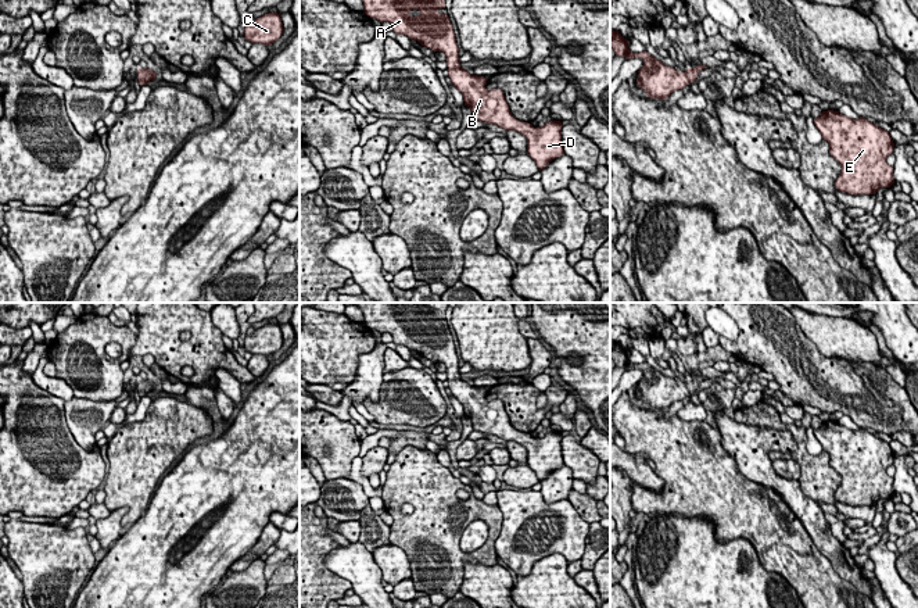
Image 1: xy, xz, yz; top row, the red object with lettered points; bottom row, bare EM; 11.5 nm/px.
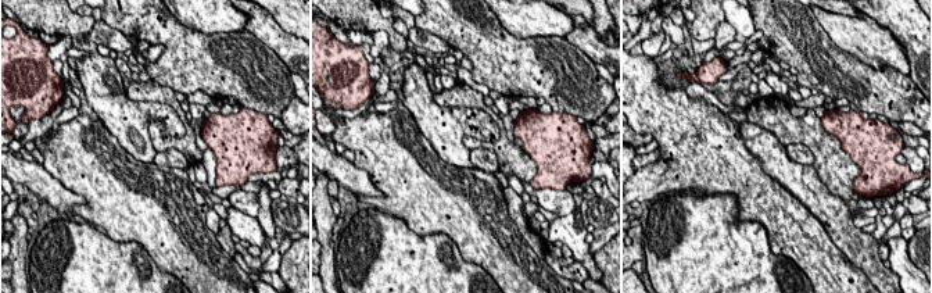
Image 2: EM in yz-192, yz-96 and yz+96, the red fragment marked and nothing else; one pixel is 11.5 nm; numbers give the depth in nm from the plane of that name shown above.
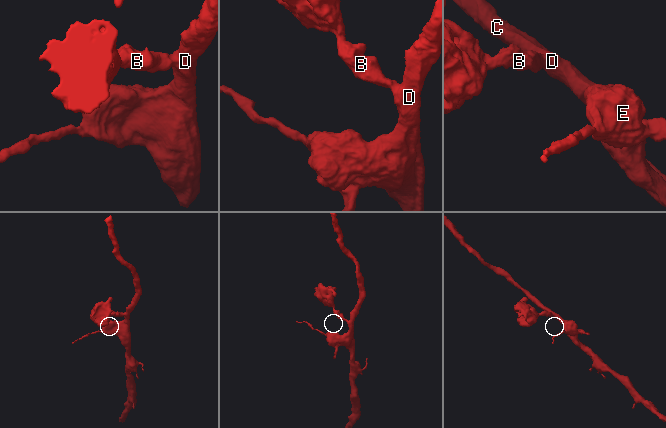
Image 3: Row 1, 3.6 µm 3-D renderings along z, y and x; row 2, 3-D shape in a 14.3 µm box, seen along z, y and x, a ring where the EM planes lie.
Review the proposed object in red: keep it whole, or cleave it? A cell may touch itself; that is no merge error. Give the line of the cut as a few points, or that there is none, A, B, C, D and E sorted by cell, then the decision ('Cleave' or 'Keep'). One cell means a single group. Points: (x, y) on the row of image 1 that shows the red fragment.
No split. Groups: A B C D E. Keep

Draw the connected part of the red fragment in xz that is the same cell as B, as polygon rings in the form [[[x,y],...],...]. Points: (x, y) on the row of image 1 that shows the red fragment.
[[[362,0],[365,14],[377,21],[390,22],[392,31],[397,35],[405,35],[409,39],[417,40],[422,46],[435,51],[442,51],[447,57],[448,76],[452,85],[463,94],[465,105],[467,105],[473,118],[484,124],[496,125],[505,130],[516,130],[527,139],[527,154],[535,161],[541,169],[564,154],[562,144],[562,122],[549,121],[544,126],[534,128],[528,122],[516,119],[510,110],[503,92],[501,89],[485,87],[487,81],[484,76],[470,75],[465,68],[460,67],[459,47],[455,39],[453,26],[447,14],[440,14],[441,8],[445,8],[445,0]]]

